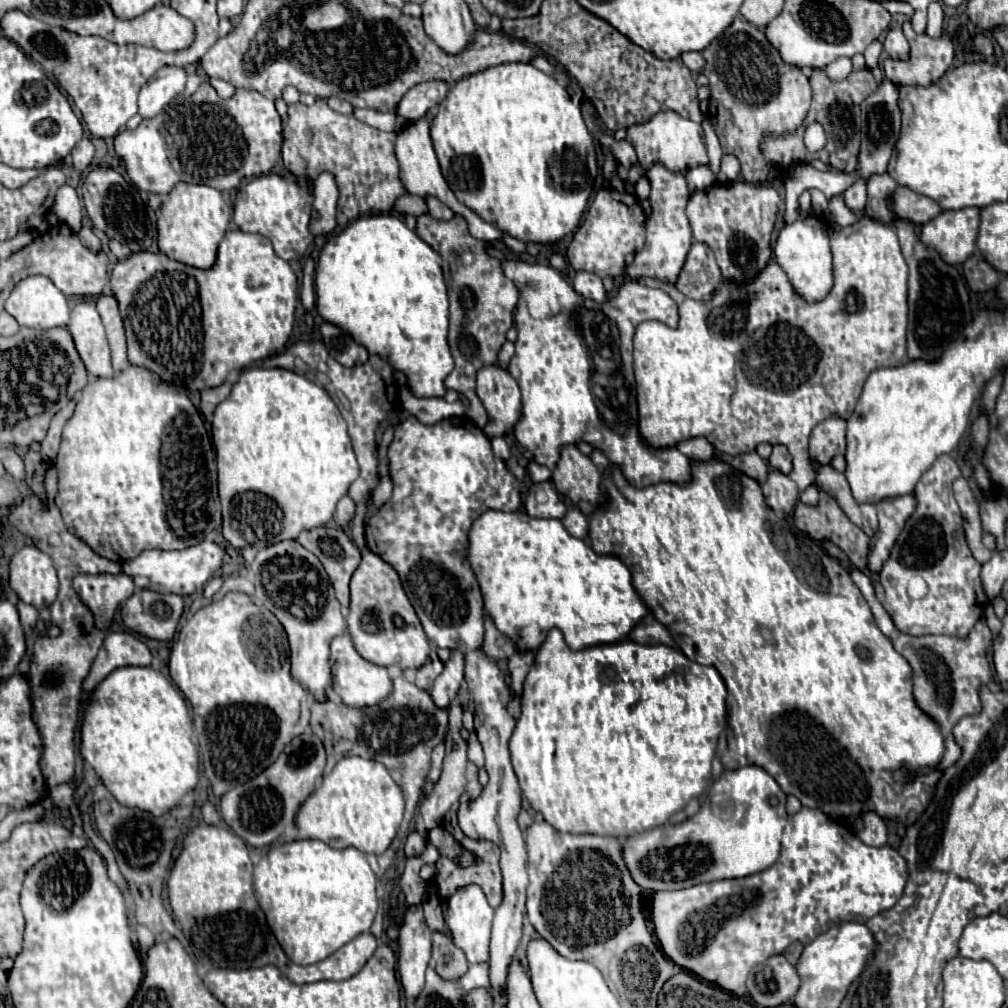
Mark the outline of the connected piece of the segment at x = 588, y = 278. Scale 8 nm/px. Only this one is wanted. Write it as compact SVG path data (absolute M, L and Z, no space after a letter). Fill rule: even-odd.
M579 271L575 275L575 281L573 281L573 287L577 293L581 293L583 297L587 299L593 299L597 303L605 303L607 301L607 291L601 283L601 279L595 275L595 273L587 273L587 271Z

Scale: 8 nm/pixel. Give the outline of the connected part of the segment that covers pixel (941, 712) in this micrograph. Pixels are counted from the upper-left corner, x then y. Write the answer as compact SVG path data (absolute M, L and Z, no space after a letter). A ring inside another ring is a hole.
M851 569L851 579L861 589L865 601L869 603L869 607L873 611L873 617L877 621L877 627L891 639L895 649L909 661L909 665L913 669L915 701L927 715L931 715L941 725L941 731L943 731L943 737L945 737L945 743L947 743L947 751L945 751L945 755L939 763L939 769L947 769L949 765L953 765L961 757L961 747L953 739L955 723L965 715L977 715L981 711L979 685L993 679L993 673L991 673L991 667L989 667L989 661L987 661L987 647L991 645L993 637L991 637L991 631L989 631L987 623L983 619L977 621L977 625L971 629L971 633L965 639L949 637L949 635L913 637L913 635L901 633L893 627L893 619L885 611L885 607L879 603L879 599L875 597L871 579L865 571Z

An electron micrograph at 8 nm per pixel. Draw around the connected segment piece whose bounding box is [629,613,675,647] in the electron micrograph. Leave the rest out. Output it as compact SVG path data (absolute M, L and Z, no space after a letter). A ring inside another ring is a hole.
M649 613L645 615L629 633L629 639L631 641L637 641L639 645L669 645L669 647L675 647L669 631L659 623L655 621L655 617Z

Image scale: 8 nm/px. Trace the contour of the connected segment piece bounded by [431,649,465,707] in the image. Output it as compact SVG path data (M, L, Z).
M453 649L451 657L445 661L443 673L437 677L431 689L431 697L437 707L449 707L449 703L457 697L459 685L463 681L463 665L465 665L463 653Z

